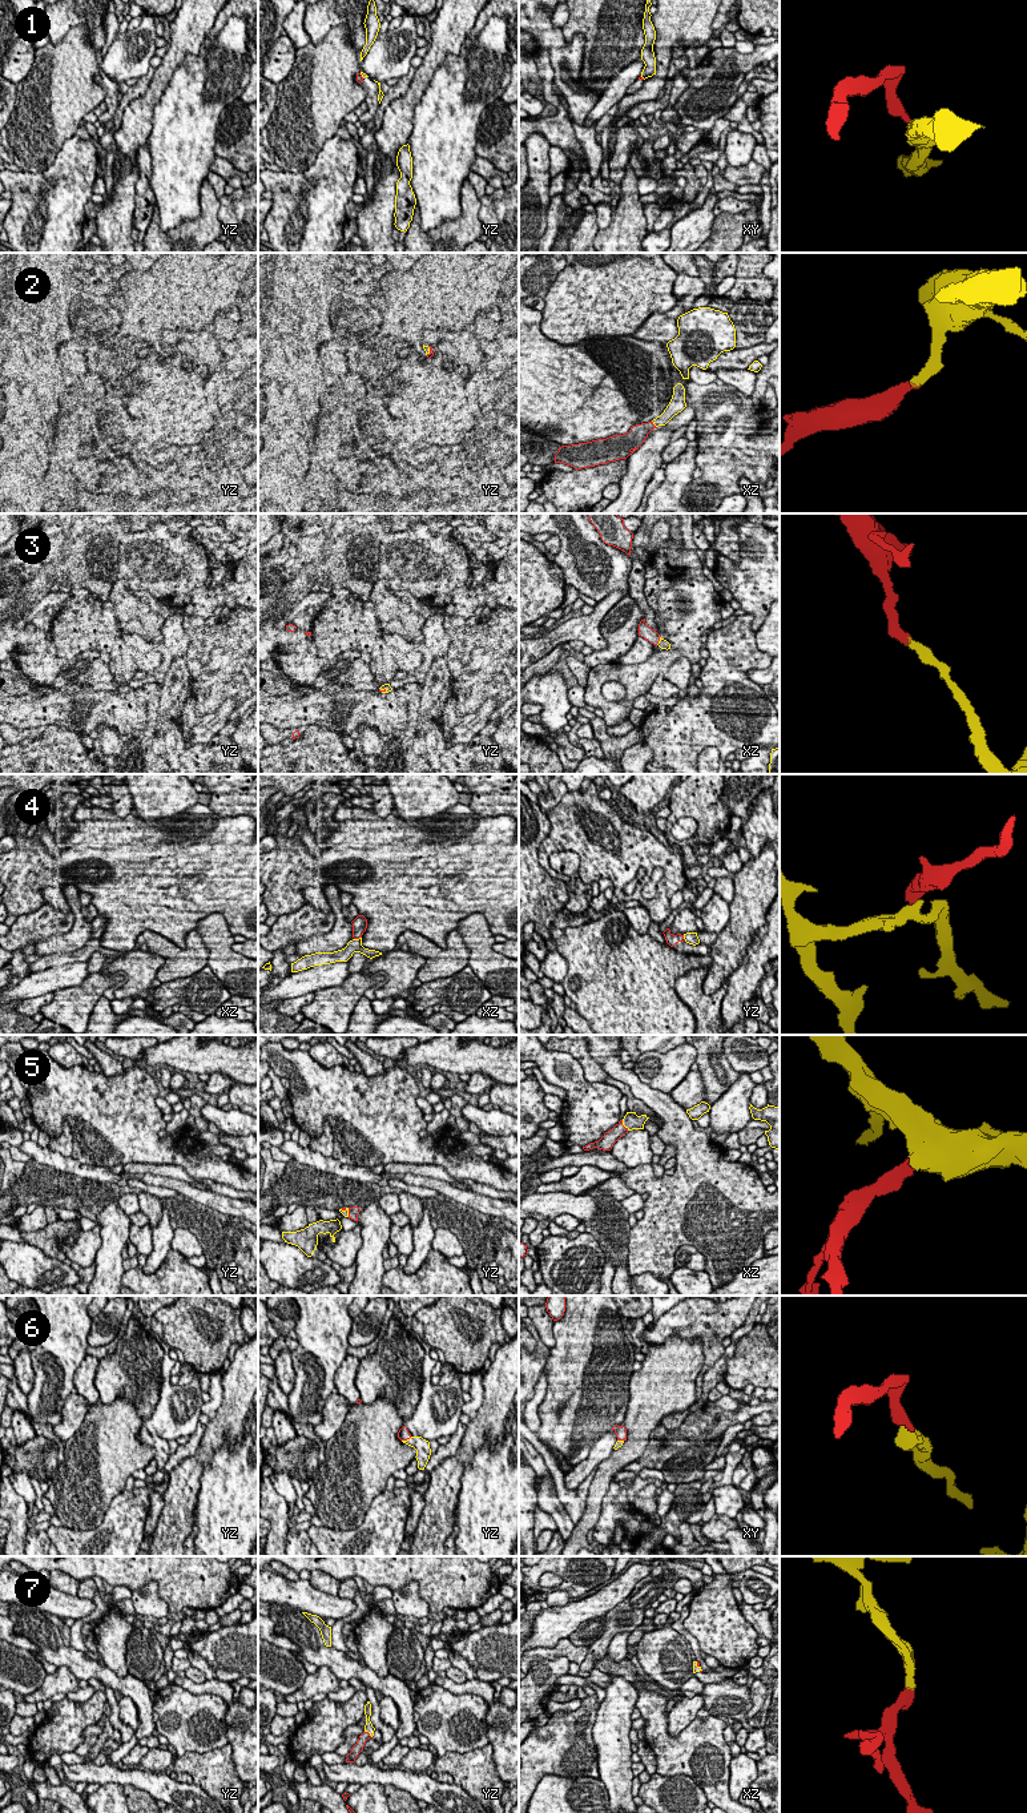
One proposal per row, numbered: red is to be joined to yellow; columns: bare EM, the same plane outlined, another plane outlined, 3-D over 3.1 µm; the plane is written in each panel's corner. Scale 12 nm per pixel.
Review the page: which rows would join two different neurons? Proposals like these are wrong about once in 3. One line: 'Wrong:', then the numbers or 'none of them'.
Wrong: 1, 4

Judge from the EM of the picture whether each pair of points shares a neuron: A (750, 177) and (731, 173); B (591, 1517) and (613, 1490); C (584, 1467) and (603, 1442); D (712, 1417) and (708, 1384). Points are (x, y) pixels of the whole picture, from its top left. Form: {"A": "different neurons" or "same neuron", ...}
{"A": "same neuron", "B": "different neurons", "C": "same neuron", "D": "different neurons"}

